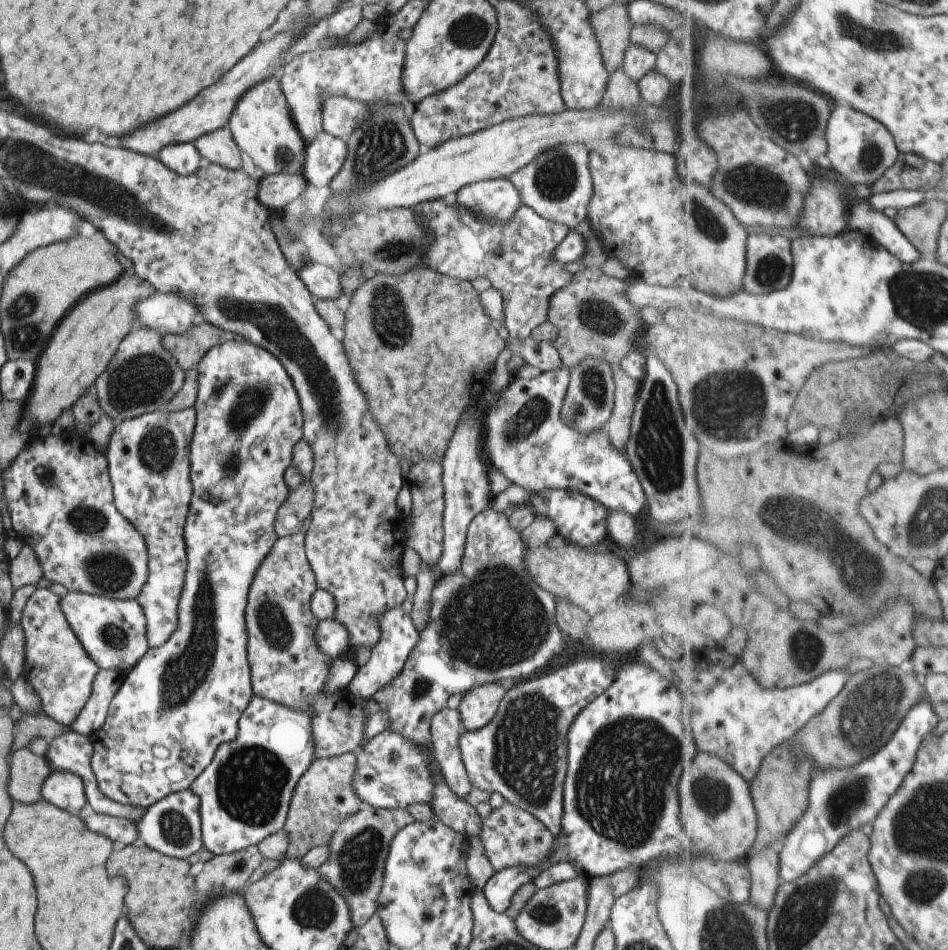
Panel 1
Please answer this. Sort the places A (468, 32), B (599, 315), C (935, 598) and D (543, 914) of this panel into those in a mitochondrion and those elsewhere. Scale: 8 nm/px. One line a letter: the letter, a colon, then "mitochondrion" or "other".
A: mitochondrion
B: mitochondrion
C: other
D: mitochondrion

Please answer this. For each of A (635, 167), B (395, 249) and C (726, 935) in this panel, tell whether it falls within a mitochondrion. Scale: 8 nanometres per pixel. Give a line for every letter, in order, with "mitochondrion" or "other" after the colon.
A: other
B: mitochondrion
C: mitochondrion

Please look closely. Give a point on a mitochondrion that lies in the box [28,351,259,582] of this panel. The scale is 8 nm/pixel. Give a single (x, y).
(156, 450)

